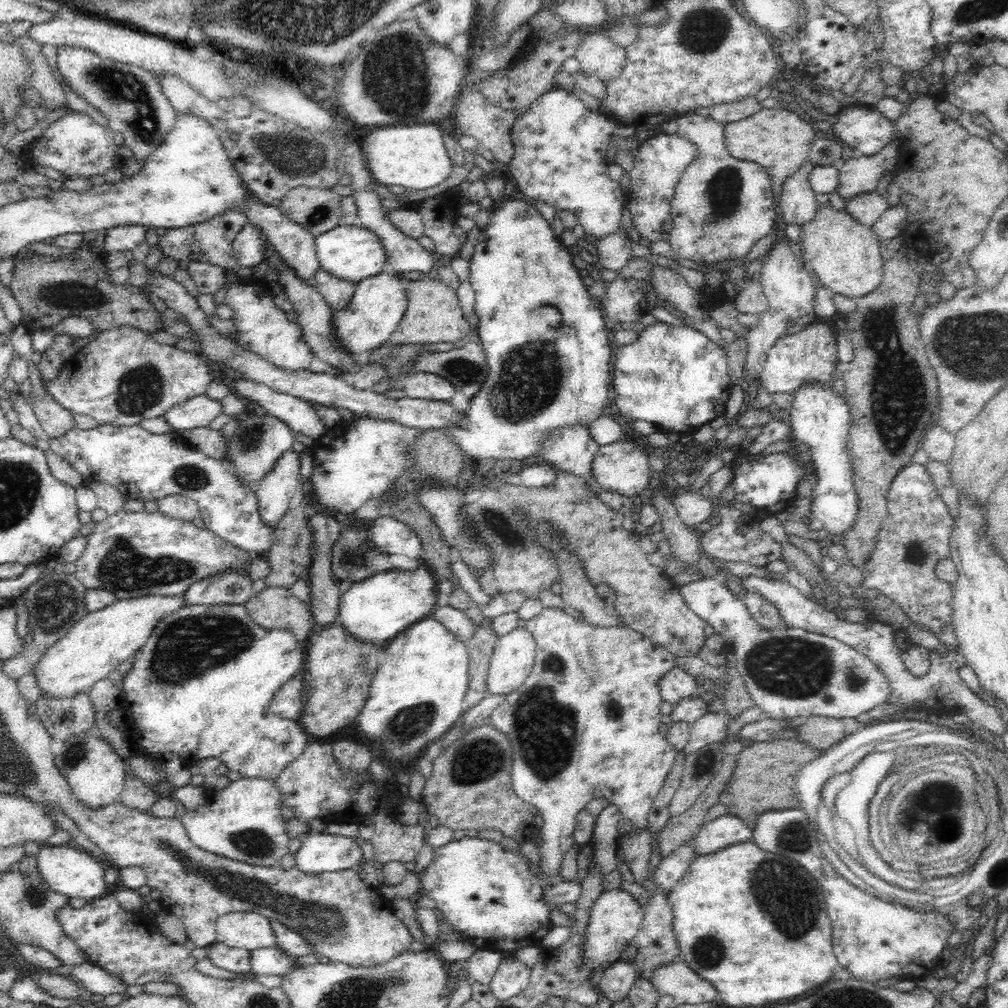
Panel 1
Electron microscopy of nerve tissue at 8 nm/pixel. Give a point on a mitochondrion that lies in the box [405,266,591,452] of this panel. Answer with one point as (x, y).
(528, 378)

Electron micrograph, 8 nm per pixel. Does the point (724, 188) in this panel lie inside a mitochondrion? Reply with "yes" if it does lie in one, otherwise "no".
yes

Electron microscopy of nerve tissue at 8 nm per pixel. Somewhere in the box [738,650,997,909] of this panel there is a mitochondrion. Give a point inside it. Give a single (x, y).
(935, 803)

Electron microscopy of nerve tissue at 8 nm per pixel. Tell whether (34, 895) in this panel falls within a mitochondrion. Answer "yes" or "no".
yes

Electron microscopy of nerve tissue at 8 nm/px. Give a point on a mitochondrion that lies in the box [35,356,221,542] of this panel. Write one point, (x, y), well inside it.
(139, 389)

